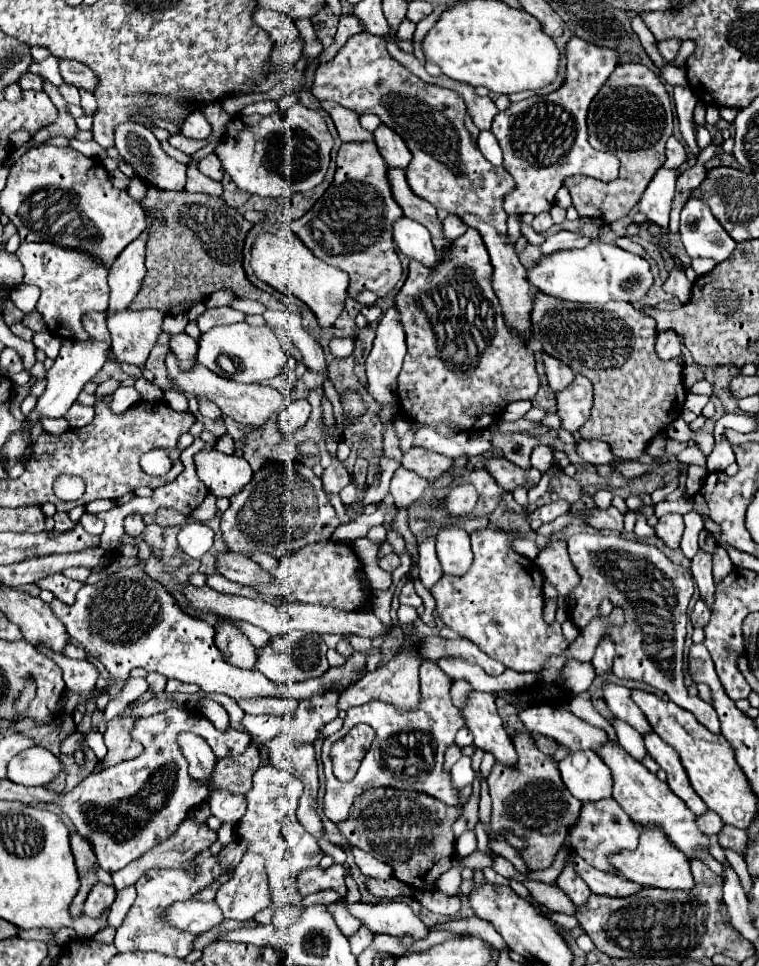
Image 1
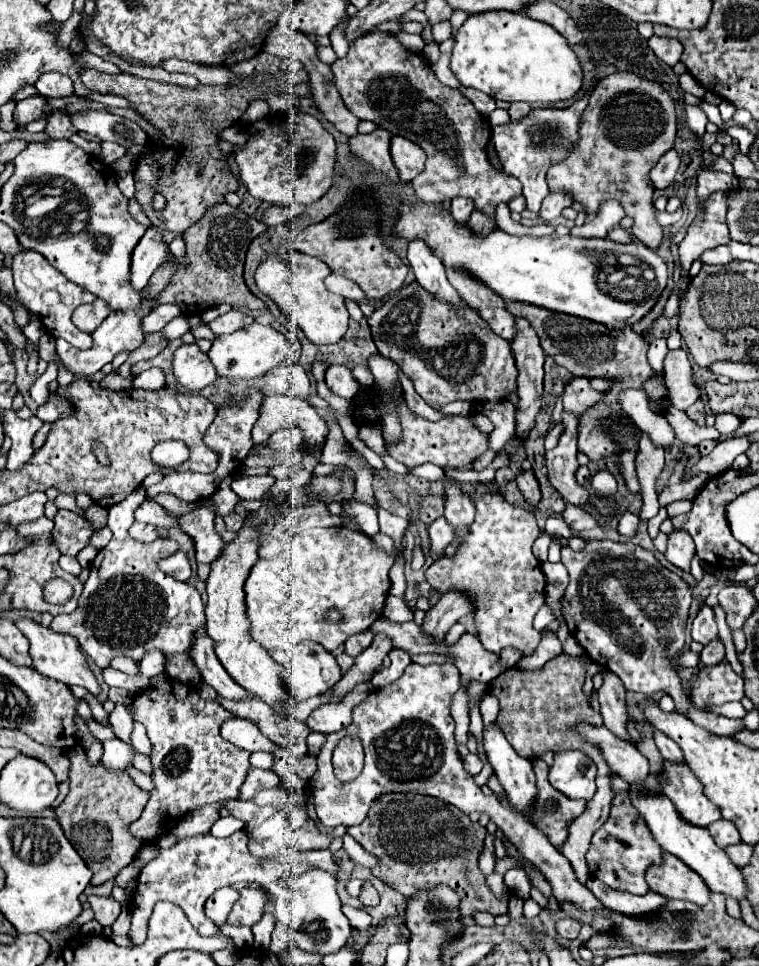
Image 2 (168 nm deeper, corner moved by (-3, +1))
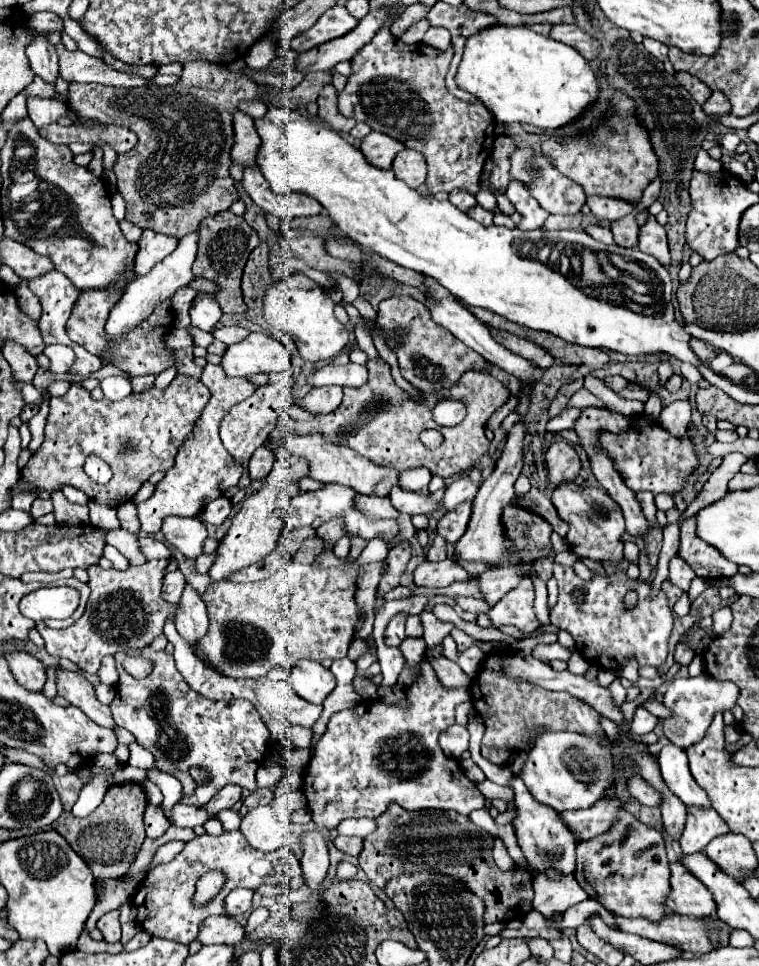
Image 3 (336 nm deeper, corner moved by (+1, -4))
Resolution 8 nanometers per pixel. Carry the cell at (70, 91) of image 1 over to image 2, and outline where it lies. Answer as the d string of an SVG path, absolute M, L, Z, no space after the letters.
M48 72L40 76L40 80L34 84L38 94L46 98L66 98L74 94L74 84L60 72Z

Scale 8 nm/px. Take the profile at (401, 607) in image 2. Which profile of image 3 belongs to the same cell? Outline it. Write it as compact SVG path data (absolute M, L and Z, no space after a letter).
M414 615L414 617L408 617L406 621L406 637L422 637L422 623L420 623L420 617Z

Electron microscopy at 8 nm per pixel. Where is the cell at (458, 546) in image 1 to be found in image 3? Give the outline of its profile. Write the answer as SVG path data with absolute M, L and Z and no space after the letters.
M462 477L462 479L454 481L454 483L448 485L446 491L444 491L444 499L442 499L444 509L452 511L458 503L462 503L462 501L466 501L466 499L472 499L472 497L476 495L476 489L478 489L478 485L472 483L470 477Z

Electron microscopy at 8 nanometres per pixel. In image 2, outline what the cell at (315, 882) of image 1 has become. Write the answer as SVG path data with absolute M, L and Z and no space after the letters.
M258 806L258 813L253 819L258 819L258 826L252 832L256 832L260 836L260 842L268 840L271 846L275 847L274 858L268 860L260 860L254 858L252 854L248 854L246 848L246 834L248 842L251 833L234 832L228 838L214 838L212 834L206 836L194 836L194 838L186 838L176 842L172 848L168 850L160 850L160 854L148 862L140 876L138 876L138 886L134 890L134 896L130 900L130 912L132 912L132 928L130 928L130 942L132 946L140 946L146 940L146 924L148 918L152 914L152 908L158 900L168 900L176 906L182 908L182 912L186 914L186 918L190 920L190 924L200 932L200 936L216 936L218 928L202 914L204 910L204 902L208 900L208 896L212 896L212 892L216 892L218 888L230 886L234 882L248 882L248 884L256 884L260 888L264 888L268 894L272 894L272 898L280 900L280 894L288 894L290 886L296 882L296 876L302 876L304 872L308 872L308 868L324 868L326 872L330 872L332 876L338 876L338 864L334 860L334 856L328 850L298 850L294 847L299 838L297 832L294 831L288 821L288 815L283 810L276 810L274 806Z

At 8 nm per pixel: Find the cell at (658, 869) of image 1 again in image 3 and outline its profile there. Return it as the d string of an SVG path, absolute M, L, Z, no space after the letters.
M672 863L672 893L666 899L666 907L672 913L686 915L686 917L710 917L716 913L716 901L710 889L698 881L684 865Z

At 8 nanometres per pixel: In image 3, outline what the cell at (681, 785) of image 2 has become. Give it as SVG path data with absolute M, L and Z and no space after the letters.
M688 807L688 817L686 817L686 827L680 839L682 851L686 855L700 853L704 847L720 835L730 833L728 825L718 817L714 809L700 809L700 807Z

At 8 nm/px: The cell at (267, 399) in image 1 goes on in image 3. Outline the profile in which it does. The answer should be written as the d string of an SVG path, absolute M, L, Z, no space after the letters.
M320 433L314 435L294 435L286 439L286 447L290 453L294 453L296 457L304 457L310 463L310 477L318 479L322 483L338 483L338 485L346 485L352 487L354 491L358 491L360 495L376 495L376 497L388 497L392 487L398 485L398 477L400 471L396 469L388 469L382 465L374 465L372 461L368 461L366 457L360 457L356 451L348 449L348 447L340 447L340 445L332 445L326 443L324 437L320 437Z

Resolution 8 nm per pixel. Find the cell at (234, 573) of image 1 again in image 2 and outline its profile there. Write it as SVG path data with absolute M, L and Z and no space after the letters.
M204 504L180 518L180 528L196 542L198 564L212 564L224 552L224 540L214 530L214 504Z

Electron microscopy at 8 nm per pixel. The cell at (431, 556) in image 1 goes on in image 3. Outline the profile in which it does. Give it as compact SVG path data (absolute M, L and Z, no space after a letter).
M464 501L464 505L458 505L452 509L452 513L444 513L444 517L438 523L436 533L442 535L446 541L456 543L456 537L462 537L466 531L466 525L472 515L472 501Z

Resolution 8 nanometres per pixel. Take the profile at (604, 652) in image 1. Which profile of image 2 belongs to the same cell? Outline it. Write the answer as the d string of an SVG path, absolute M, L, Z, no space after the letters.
M610 670L602 672L604 684L598 690L598 702L600 702L600 712L604 716L604 724L608 724L608 728L612 728L612 732L616 736L620 736L622 740L630 740L626 732L626 708L624 708L624 696L622 696L622 682L618 680L618 676Z

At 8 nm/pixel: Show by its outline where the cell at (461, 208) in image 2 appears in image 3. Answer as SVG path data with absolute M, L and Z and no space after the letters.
M456 189L450 193L450 201L460 209L460 211L468 211L472 205L476 205L474 195L470 195L466 189Z

